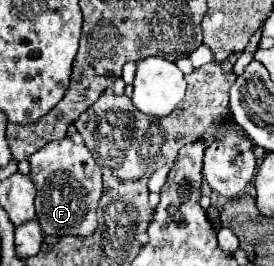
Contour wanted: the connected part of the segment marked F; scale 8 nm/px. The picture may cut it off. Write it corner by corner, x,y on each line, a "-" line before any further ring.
69,139
47,143
29,159
31,179
35,183
37,221
47,235
89,237
97,231
97,205
103,195
101,169
85,145
75,145

